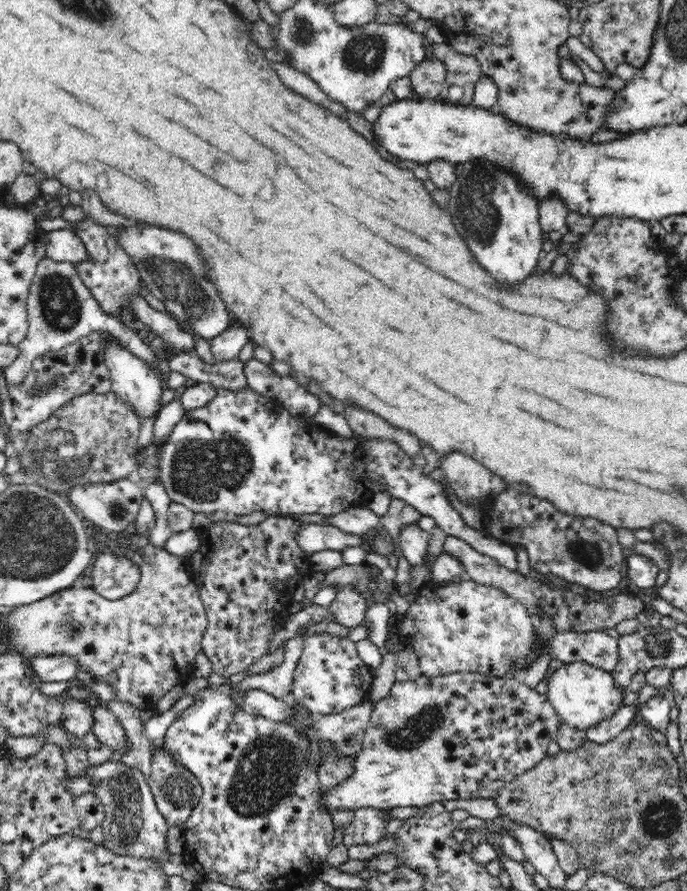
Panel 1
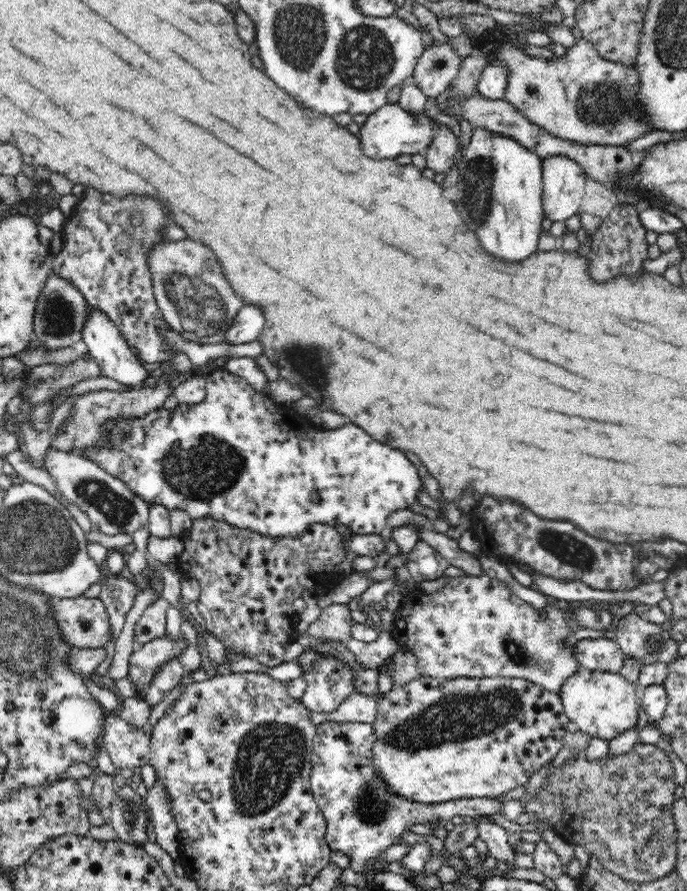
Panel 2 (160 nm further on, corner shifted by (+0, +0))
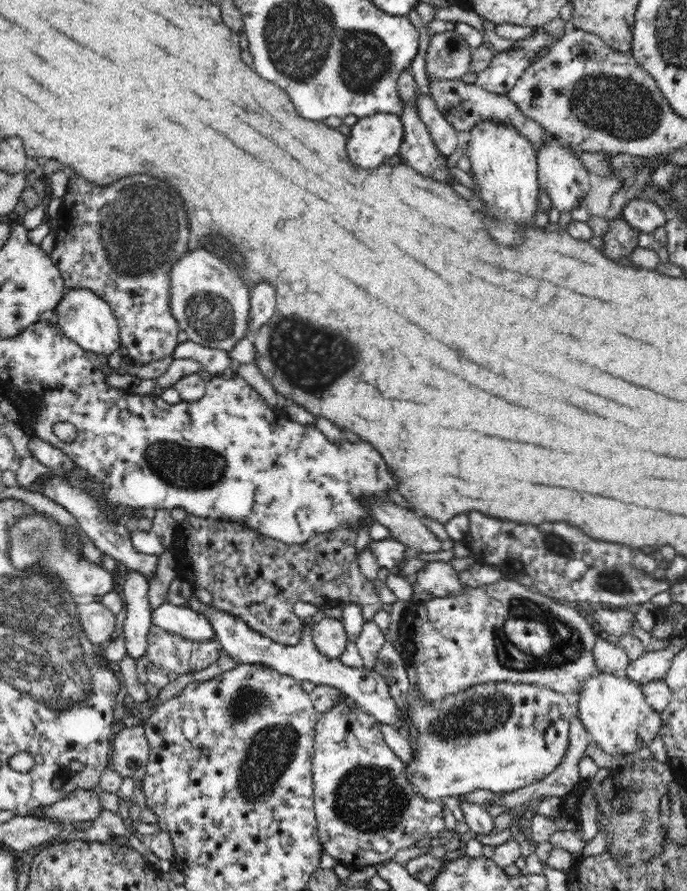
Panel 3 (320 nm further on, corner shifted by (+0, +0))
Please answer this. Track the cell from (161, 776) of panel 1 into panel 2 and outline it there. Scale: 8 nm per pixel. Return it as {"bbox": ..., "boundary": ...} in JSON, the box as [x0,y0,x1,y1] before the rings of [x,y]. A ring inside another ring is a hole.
{"bbox":[146,782,181,860],"boundary":[[[157,782],[147,792],[146,803],[152,811],[150,820],[156,834],[155,842],[172,859],[181,860],[181,841],[178,829],[176,828],[176,821],[172,817],[169,803],[164,798],[166,798],[166,791]]]}

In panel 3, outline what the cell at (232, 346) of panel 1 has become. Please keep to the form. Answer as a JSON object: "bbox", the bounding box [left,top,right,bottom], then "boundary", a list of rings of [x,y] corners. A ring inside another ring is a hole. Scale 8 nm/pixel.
{"bbox":[249,280,277,337],"boundary":[[[260,280],[256,284],[249,286],[250,293],[250,334],[254,337],[256,332],[265,329],[269,320],[274,316],[275,307],[277,306],[276,290],[272,284]]]}

